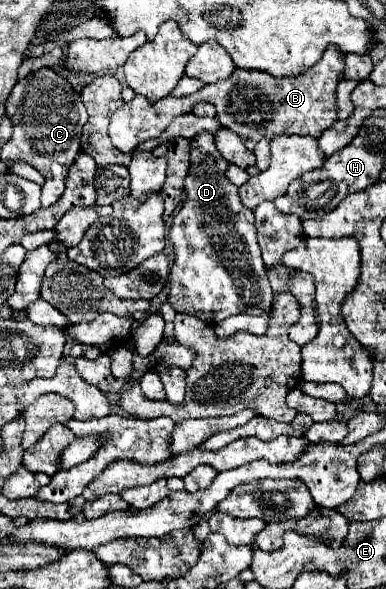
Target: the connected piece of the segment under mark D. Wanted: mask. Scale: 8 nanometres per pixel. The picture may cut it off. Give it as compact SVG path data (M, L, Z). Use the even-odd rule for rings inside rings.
M208 131L198 133L190 139L190 171L186 175L186 201L178 209L168 229L168 239L174 247L174 261L170 269L170 295L168 301L178 313L188 313L214 325L230 315L250 313L262 315L272 307L272 289L266 275L266 267L260 257L260 247L256 241L256 227L252 223L254 213L240 203L238 187L226 177L230 163L222 159L214 145L214 137Z

